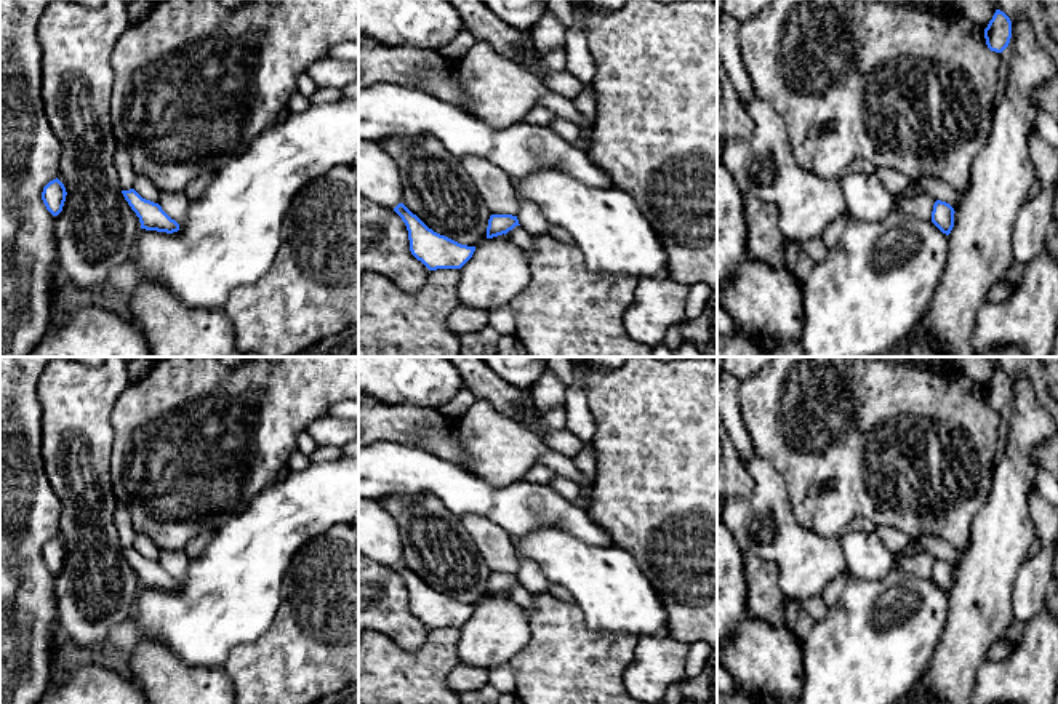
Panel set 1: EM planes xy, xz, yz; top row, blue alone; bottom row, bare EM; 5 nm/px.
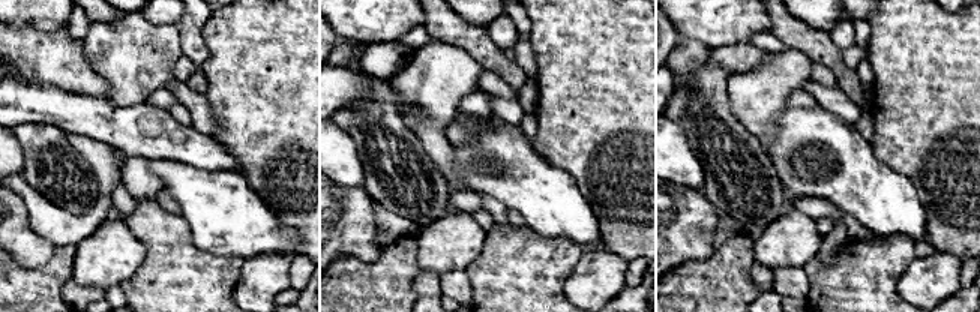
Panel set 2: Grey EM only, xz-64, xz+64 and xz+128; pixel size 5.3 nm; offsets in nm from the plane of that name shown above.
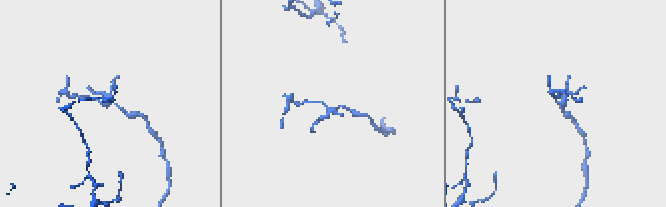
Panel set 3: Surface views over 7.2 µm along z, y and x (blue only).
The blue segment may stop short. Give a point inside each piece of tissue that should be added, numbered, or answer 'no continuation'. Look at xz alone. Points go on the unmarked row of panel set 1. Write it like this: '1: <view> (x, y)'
no continuation

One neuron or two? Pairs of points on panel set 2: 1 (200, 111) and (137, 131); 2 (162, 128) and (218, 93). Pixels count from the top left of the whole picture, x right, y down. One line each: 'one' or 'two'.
1: two
2: two

